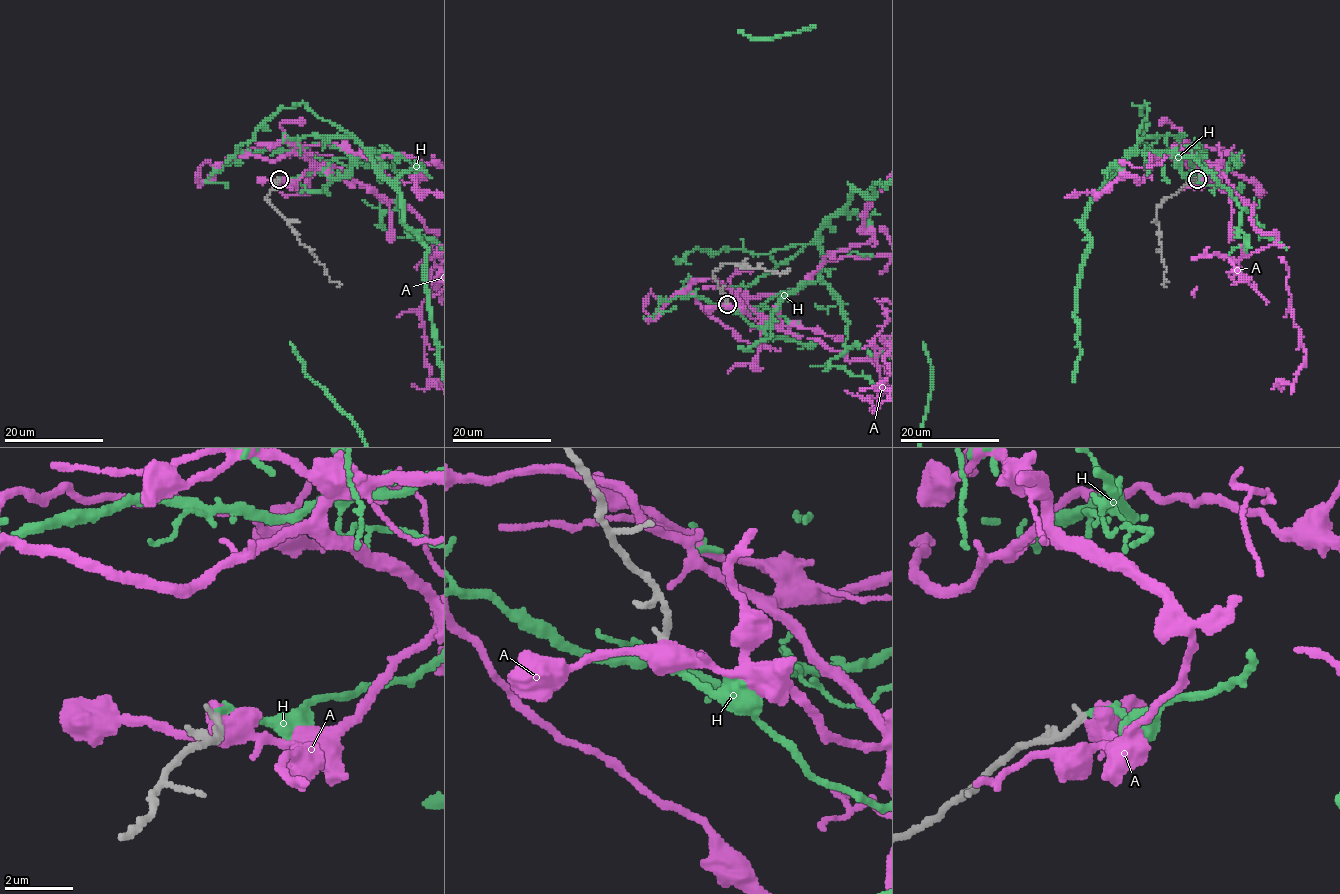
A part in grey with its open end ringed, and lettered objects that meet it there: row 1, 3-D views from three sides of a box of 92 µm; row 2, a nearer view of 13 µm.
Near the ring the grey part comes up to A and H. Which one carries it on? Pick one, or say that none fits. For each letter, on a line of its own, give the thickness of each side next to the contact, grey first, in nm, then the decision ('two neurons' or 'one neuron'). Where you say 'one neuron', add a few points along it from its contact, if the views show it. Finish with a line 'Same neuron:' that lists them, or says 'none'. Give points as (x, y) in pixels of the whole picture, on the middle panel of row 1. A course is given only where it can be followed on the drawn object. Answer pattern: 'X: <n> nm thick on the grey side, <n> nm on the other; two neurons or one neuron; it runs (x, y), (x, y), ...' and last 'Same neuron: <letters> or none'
A: 220 nm thick on the grey side, 550 nm on the other; two neurons
H: 200 nm thick on the grey side, 180 nm on the other; one neuron
Same neuron: H

